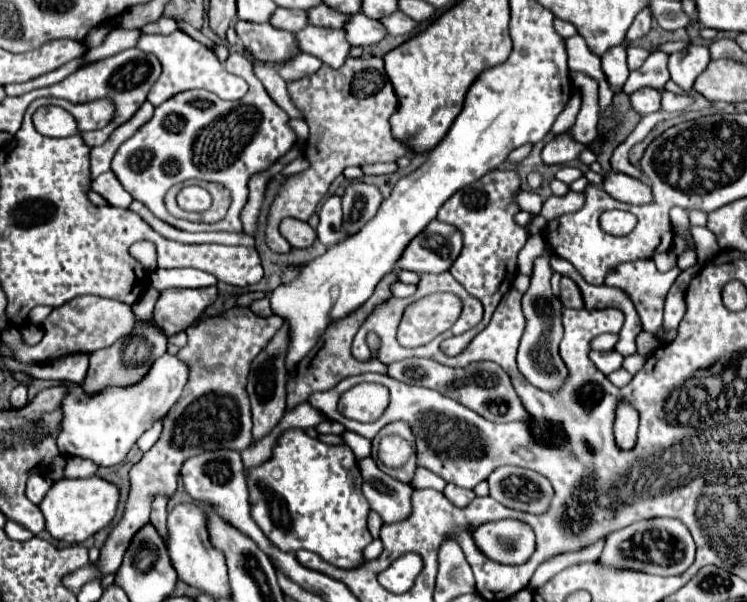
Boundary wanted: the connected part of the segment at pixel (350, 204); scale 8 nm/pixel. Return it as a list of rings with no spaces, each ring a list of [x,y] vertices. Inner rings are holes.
[[[355,182],[345,188],[343,194],[343,220],[349,234],[359,232],[379,210],[383,196],[381,190],[373,184]]]

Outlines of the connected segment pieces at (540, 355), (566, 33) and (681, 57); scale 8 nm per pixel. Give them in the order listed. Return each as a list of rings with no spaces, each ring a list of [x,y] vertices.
[[[545,250],[535,260],[531,286],[523,294],[523,314],[525,314],[527,324],[525,324],[521,346],[519,346],[519,352],[517,352],[517,368],[525,376],[525,380],[529,384],[533,384],[535,388],[545,390],[545,392],[557,392],[565,384],[569,372],[567,372],[565,362],[559,356],[559,342],[563,338],[563,326],[561,326],[563,304],[551,292],[549,280],[551,280],[553,270],[549,266],[549,258],[551,258],[551,252]]]
[[[555,18],[555,22],[553,22],[553,28],[555,28],[555,32],[557,32],[559,36],[563,36],[563,38],[569,38],[569,36],[575,36],[575,34],[577,34],[575,26],[571,26],[569,22],[565,22],[565,20],[559,20],[559,18]]]
[[[691,44],[687,50],[683,52],[675,52],[669,58],[669,72],[671,72],[671,80],[681,86],[683,90],[691,90],[695,78],[707,68],[711,56],[709,56],[709,48],[705,46],[695,46]]]

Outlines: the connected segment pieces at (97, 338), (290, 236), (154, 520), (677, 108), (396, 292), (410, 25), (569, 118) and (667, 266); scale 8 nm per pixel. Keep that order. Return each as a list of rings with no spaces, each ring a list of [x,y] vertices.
[[[77,296],[77,298],[69,300],[65,306],[55,308],[49,314],[49,318],[45,318],[43,340],[37,346],[25,346],[21,336],[19,336],[19,330],[15,326],[7,326],[1,332],[1,340],[7,342],[15,350],[19,362],[45,364],[45,362],[51,362],[55,358],[67,356],[67,354],[75,354],[75,352],[91,354],[93,350],[109,348],[119,338],[129,336],[133,332],[133,326],[135,326],[135,318],[133,318],[131,306],[121,304],[117,300],[97,298],[97,296]]]
[[[285,218],[281,222],[281,234],[293,248],[309,248],[317,238],[317,232],[307,222],[301,222],[297,218]]]
[[[157,496],[151,508],[151,524],[155,526],[155,530],[161,534],[161,538],[167,542],[169,534],[167,534],[167,502],[169,498],[165,496]]]
[[[663,92],[663,106],[661,108],[665,112],[683,112],[691,104],[693,104],[693,98],[687,96],[687,94],[679,96],[679,94],[673,94],[673,92]]]
[[[395,282],[395,284],[393,284],[393,296],[397,296],[397,298],[413,296],[415,290],[417,290],[415,284],[403,284],[403,282]]]
[[[395,12],[387,18],[381,18],[383,26],[387,28],[389,34],[393,36],[399,36],[399,34],[413,34],[417,28],[419,28],[419,22],[415,22],[413,18],[401,14],[401,12]]]
[[[575,88],[575,92],[573,92],[563,112],[557,117],[550,132],[557,135],[570,129],[575,123],[577,114],[581,108],[581,103],[579,88]]]
[[[655,254],[653,256],[657,268],[663,272],[663,270],[671,270],[673,266],[677,266],[677,256],[675,254]]]

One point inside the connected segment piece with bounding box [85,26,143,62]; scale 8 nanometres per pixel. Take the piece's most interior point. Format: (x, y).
(118, 39)

